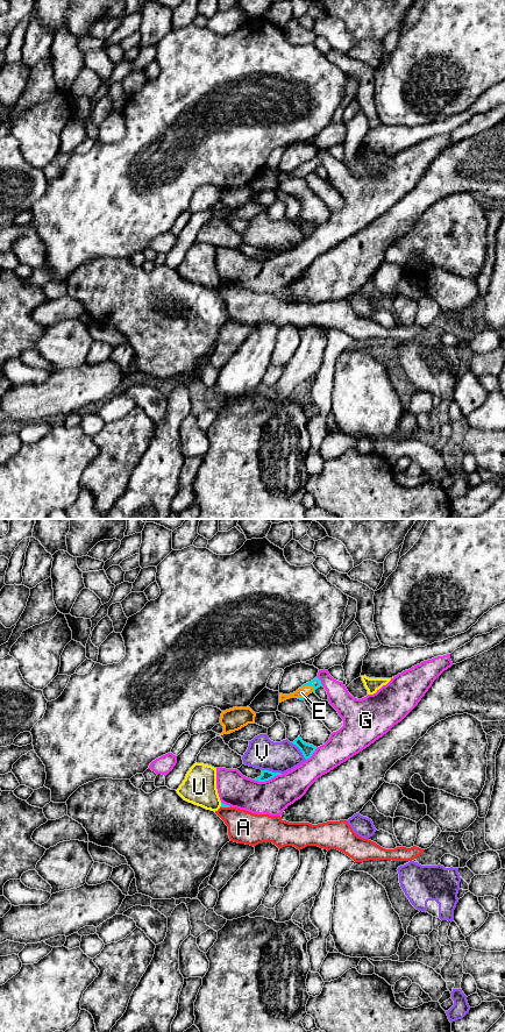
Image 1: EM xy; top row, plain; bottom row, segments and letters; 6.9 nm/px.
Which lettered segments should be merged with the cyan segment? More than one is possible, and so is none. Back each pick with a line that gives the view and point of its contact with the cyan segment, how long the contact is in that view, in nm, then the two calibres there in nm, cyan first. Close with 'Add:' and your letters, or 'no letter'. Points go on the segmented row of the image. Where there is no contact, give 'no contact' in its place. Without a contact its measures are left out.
E: contact xy (308, 685); length 100 nm; calibres 70 and 80 nm
Add: E

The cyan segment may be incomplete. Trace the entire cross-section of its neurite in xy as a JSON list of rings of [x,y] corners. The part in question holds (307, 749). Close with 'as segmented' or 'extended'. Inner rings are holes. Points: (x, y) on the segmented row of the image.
[[[298,736],[292,743],[300,749],[306,760],[310,759],[316,749],[316,747],[314,747],[313,745],[304,742],[300,736]]]; as segmented

